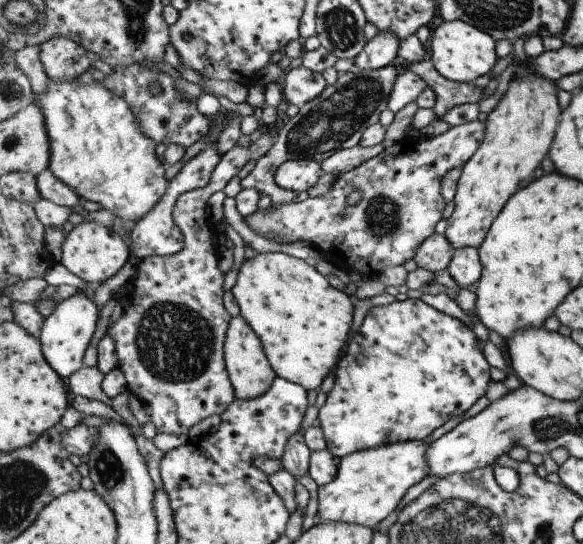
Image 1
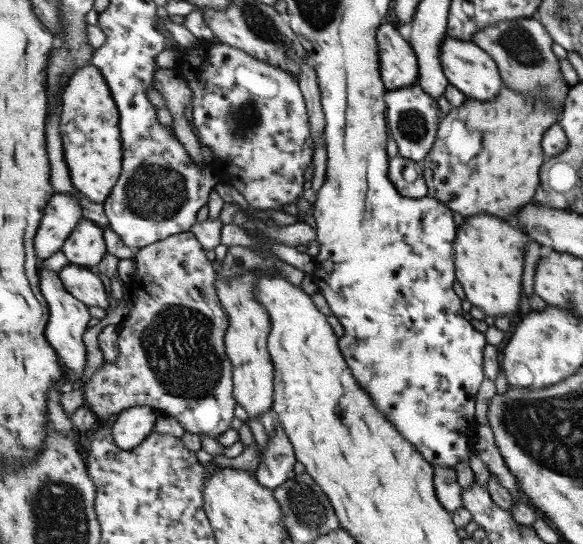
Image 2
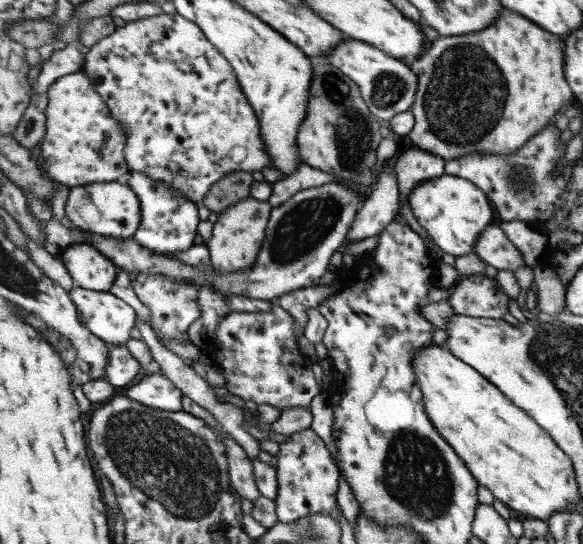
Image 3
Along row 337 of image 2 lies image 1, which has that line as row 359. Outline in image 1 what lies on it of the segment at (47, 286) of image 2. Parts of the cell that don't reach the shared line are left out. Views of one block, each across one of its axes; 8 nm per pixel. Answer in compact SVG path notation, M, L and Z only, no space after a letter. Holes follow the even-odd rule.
M79 290L74 296L61 301L53 316L45 320L39 337L45 358L57 370L57 374L61 374L63 378L70 378L72 374L85 367L83 358L85 358L85 352L89 345L92 345L91 340L97 330L99 306L83 290Z

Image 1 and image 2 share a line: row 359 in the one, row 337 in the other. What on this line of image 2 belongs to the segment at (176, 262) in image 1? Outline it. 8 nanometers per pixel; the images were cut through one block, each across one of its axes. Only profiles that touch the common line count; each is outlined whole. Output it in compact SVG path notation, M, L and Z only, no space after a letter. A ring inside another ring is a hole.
M191 231L181 234L174 234L165 240L143 247L137 252L135 258L136 271L131 279L129 288L131 290L131 300L133 308L121 322L120 335L118 336L119 357L114 362L103 362L90 380L84 385L83 398L87 406L99 417L118 415L127 409L137 406L149 406L174 417L181 424L184 431L198 435L200 438L209 437L218 439L221 434L232 428L235 421L235 408L237 408L236 395L234 394L234 365L226 351L226 336L230 326L228 312L225 311L218 295L217 272L214 261L209 261L205 256L205 247L200 243L200 239Z

